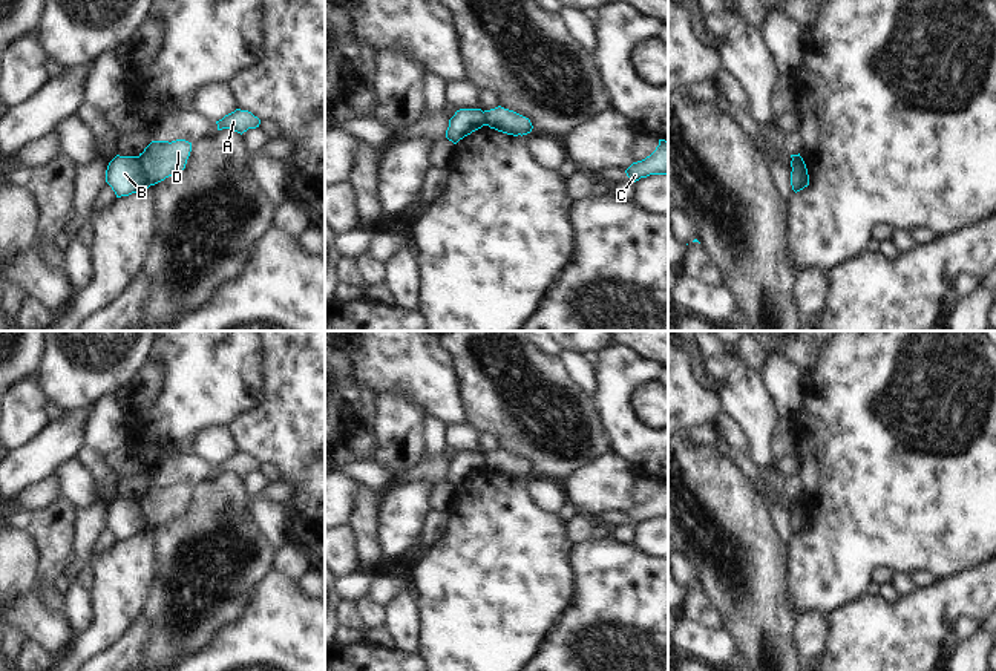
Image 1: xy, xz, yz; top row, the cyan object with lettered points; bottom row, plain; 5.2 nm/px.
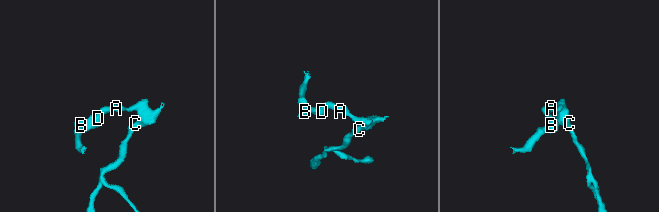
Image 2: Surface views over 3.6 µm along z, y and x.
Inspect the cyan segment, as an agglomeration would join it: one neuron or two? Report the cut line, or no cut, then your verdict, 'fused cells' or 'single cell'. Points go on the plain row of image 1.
cut xy (138, 500), (138, 507), (149, 529); fused cells

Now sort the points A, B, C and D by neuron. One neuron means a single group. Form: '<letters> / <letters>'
A C D / B

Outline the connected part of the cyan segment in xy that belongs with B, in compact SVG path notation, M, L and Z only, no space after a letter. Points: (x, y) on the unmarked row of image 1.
M116 498L107 509L106 525L112 530L116 541L149 532L149 525L139 509L139 499Z

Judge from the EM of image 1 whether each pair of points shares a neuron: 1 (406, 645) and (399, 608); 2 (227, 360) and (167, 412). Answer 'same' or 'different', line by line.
1: same
2: same

